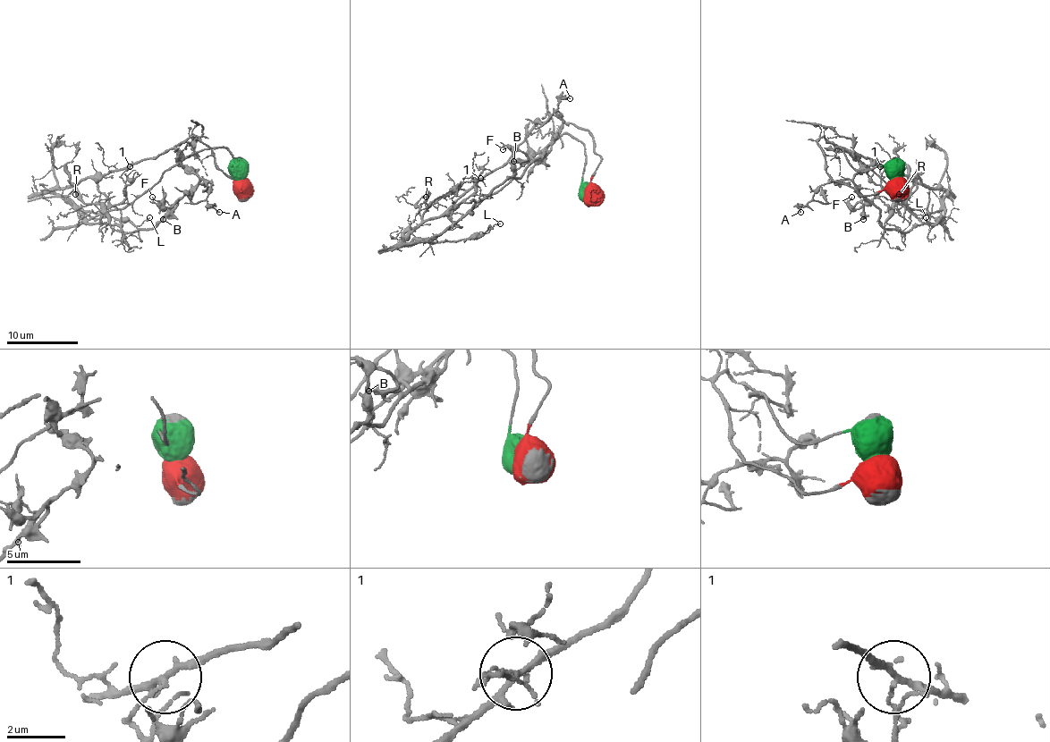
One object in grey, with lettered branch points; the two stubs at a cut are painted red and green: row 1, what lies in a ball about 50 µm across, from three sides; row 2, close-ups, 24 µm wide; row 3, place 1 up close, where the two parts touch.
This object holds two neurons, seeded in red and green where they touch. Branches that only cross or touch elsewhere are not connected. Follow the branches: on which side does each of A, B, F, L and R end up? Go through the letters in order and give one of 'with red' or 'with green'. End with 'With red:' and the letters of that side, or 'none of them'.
A: with green
B: with green
F: with green
L: with red
R: with red
With red: L, R

